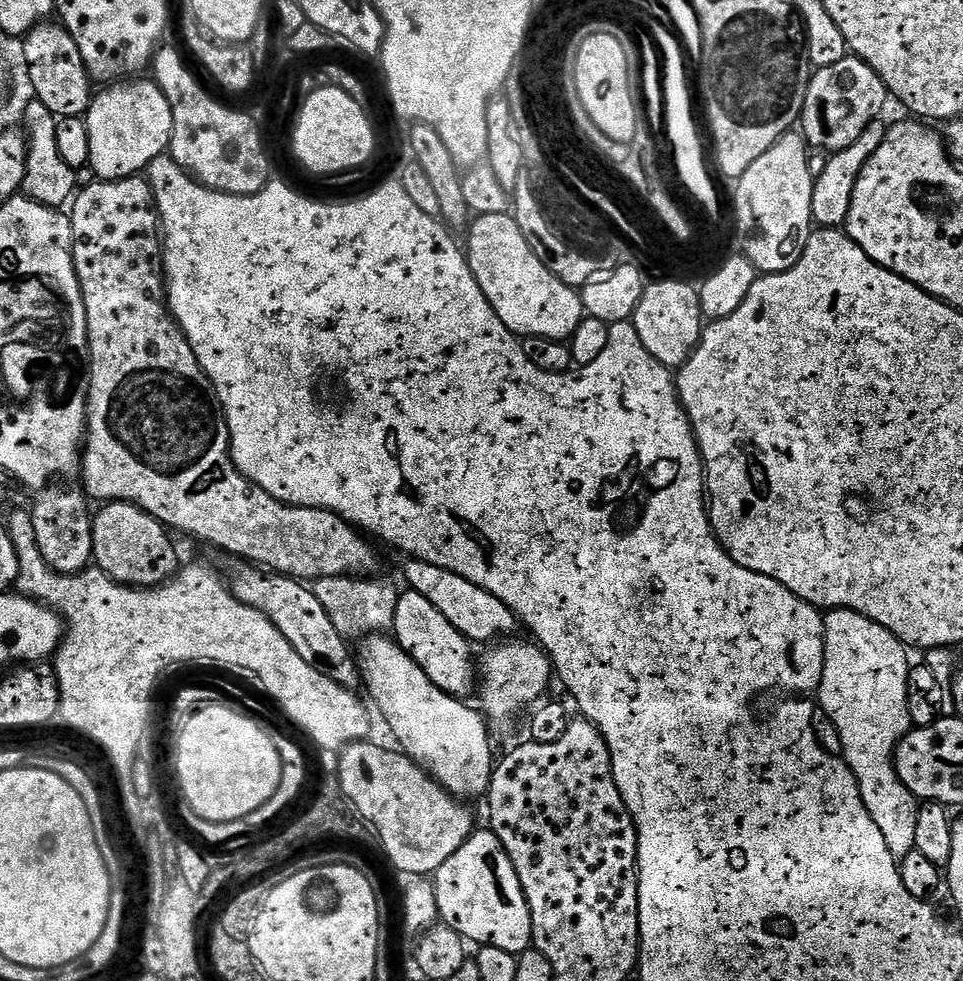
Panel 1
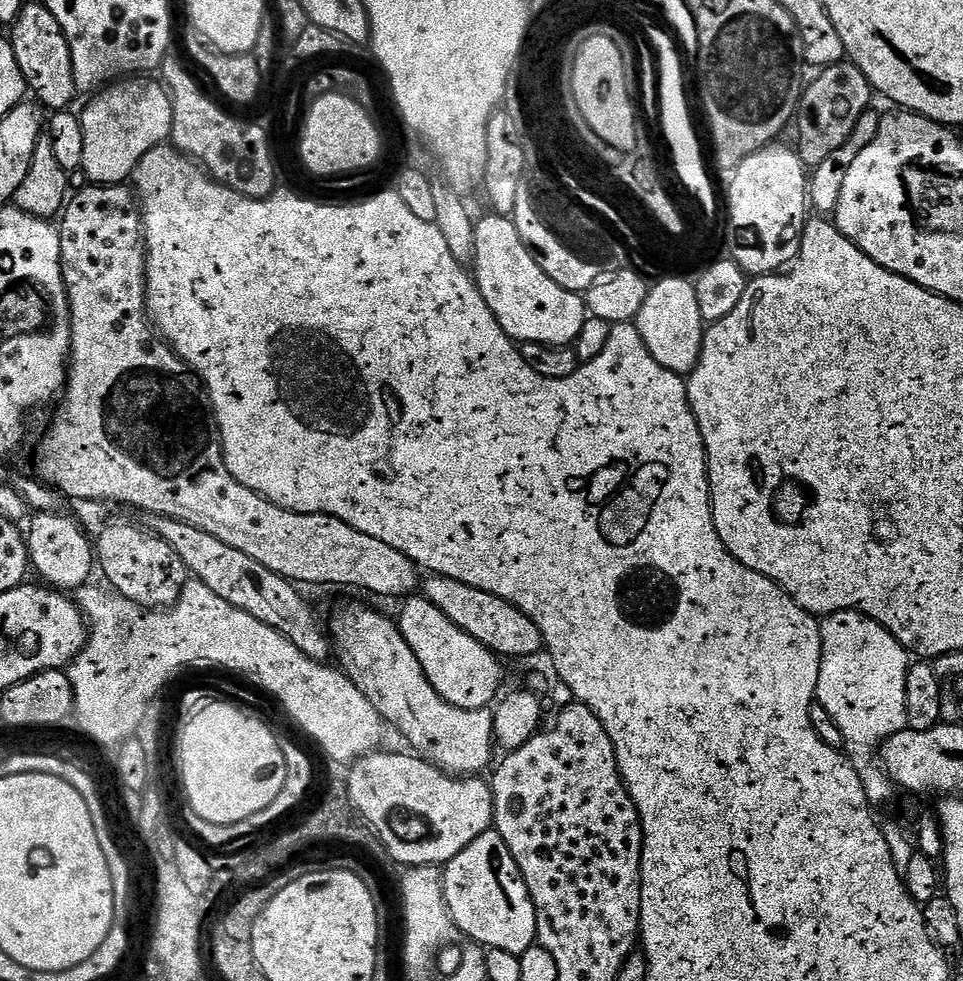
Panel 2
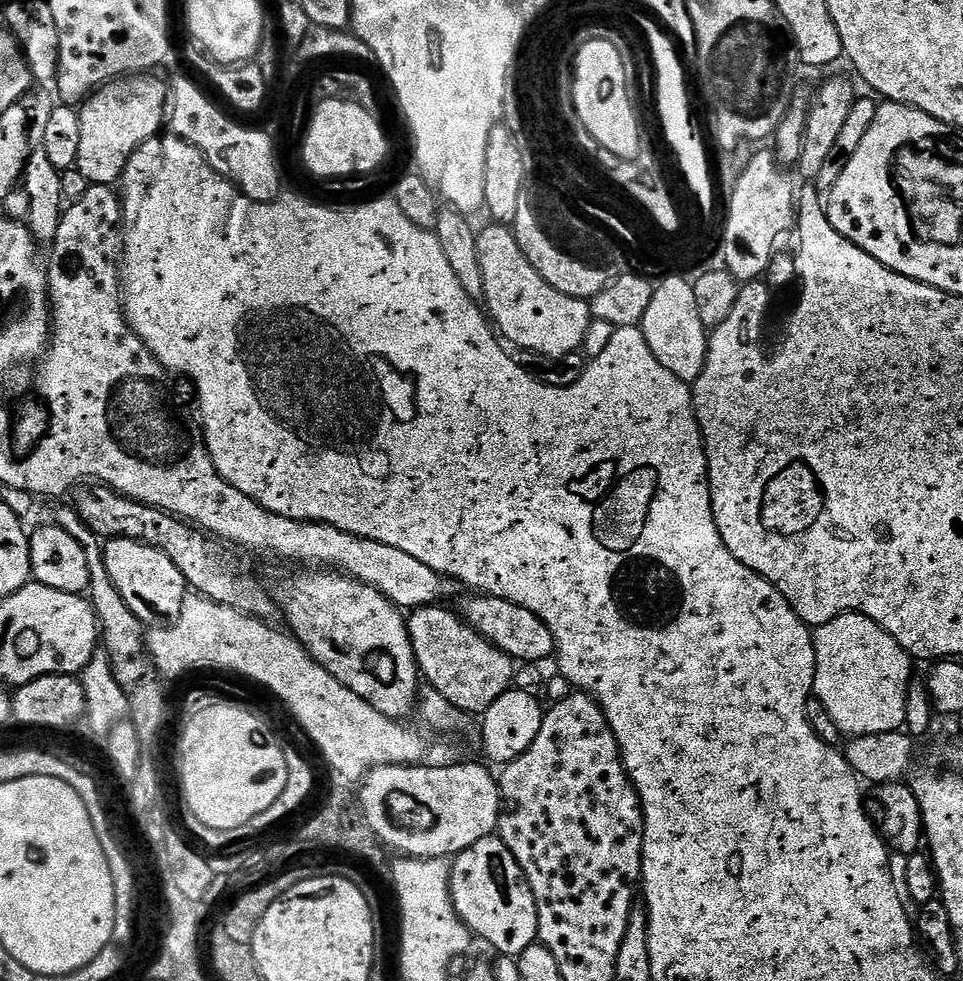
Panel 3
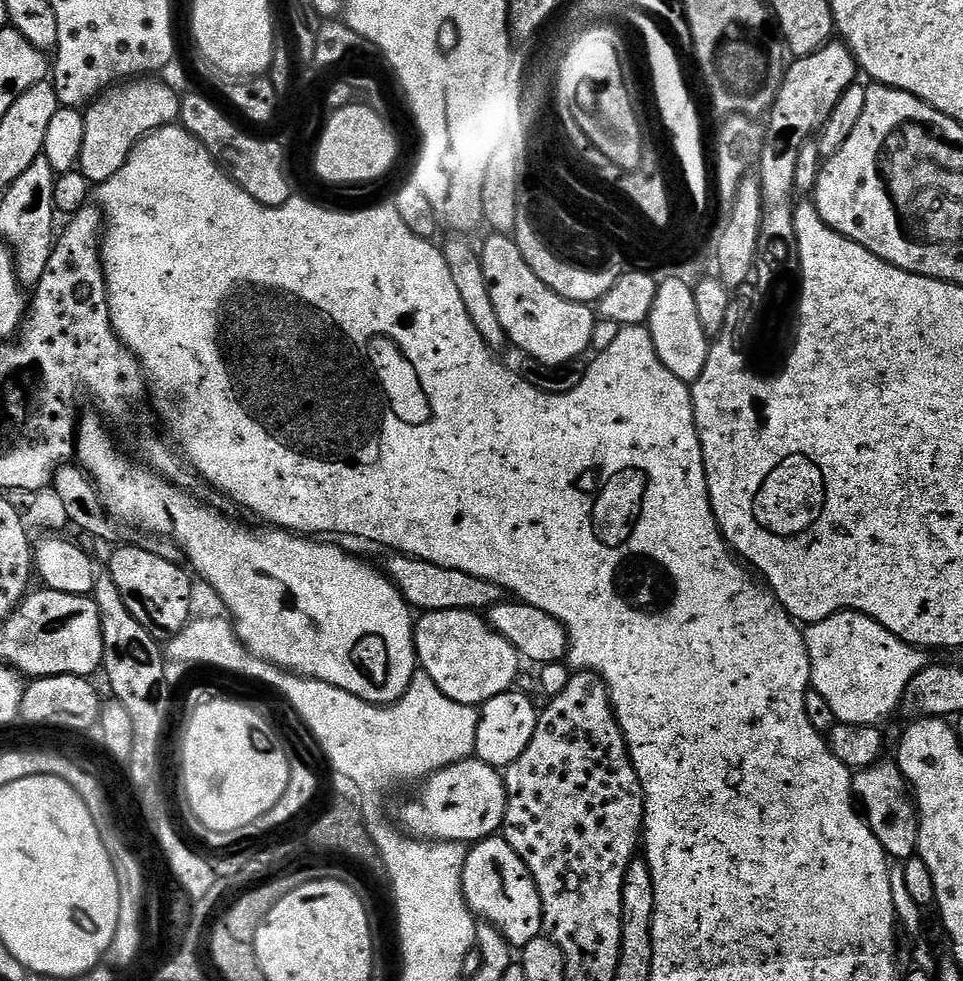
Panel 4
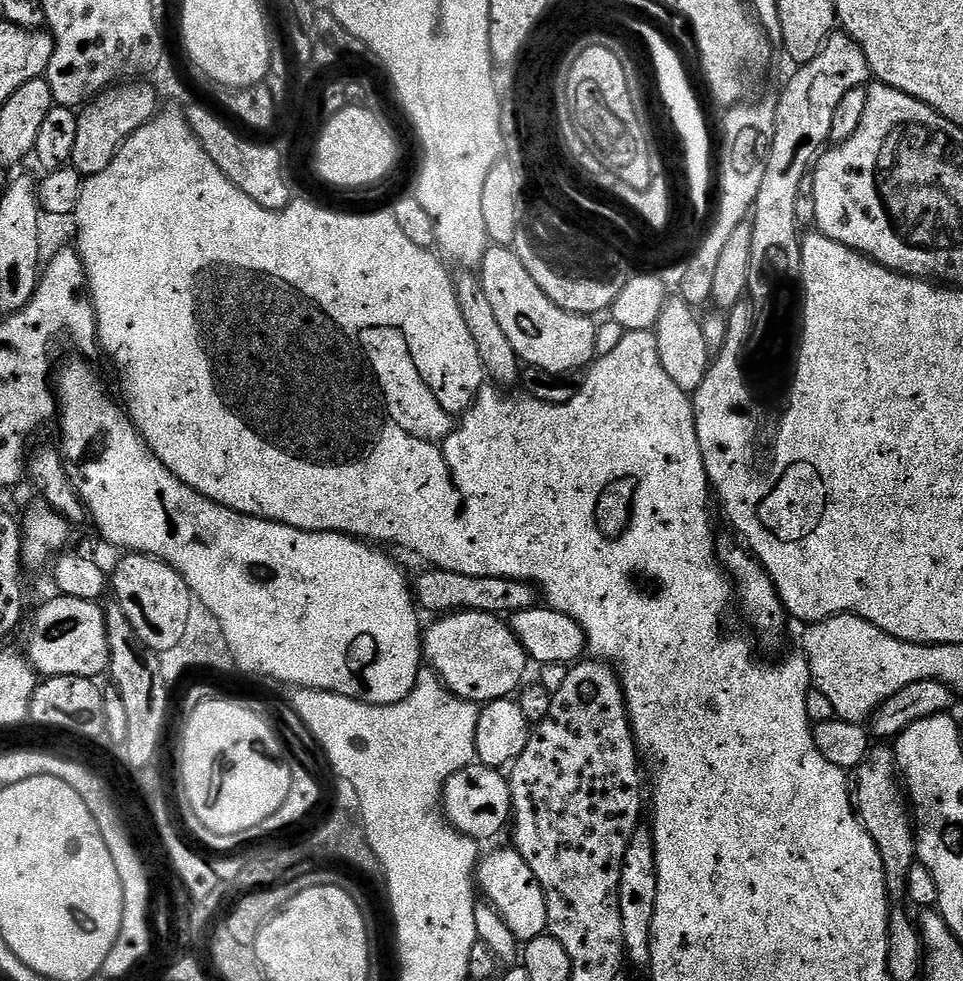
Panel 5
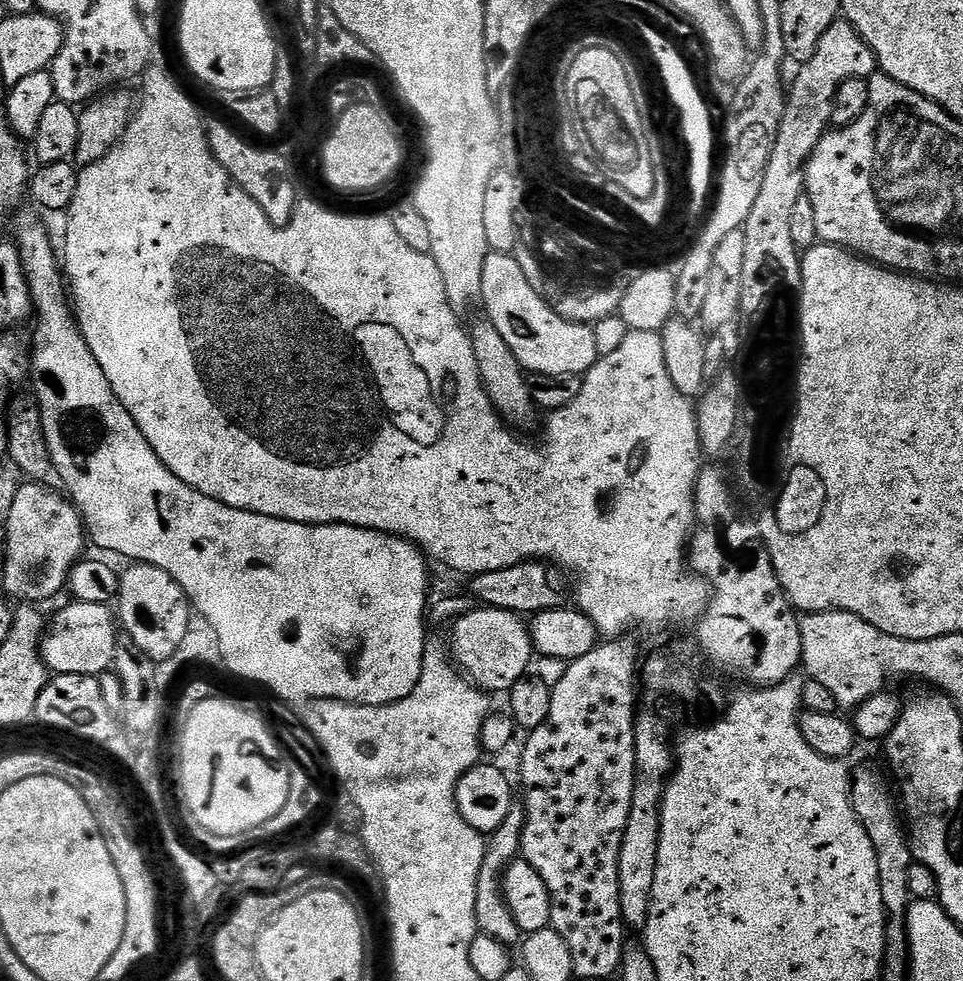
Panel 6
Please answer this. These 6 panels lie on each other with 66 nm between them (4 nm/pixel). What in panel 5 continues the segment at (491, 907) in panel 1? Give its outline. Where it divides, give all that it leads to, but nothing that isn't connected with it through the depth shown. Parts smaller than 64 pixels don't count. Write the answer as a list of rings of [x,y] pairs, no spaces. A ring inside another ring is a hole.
[[[515,847],[500,848],[481,859],[474,877],[483,899],[502,914],[506,926],[514,930],[516,939],[527,942],[545,935],[548,931],[548,911],[546,910],[546,894],[534,878],[534,870],[526,866],[526,858],[518,854]]]

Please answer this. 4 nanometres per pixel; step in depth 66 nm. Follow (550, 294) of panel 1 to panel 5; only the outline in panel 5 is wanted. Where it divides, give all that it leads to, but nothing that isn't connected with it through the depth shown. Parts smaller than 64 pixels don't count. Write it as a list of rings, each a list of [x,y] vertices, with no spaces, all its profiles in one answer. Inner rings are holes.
[[[489,247],[480,263],[478,275],[490,307],[498,318],[498,326],[502,326],[506,338],[510,338],[510,346],[514,346],[524,364],[533,364],[535,368],[551,372],[575,372],[593,363],[597,321],[592,321],[595,319],[591,315],[567,312],[554,306],[554,302],[542,294],[538,282],[530,278],[526,266],[522,266],[518,254],[511,247]]]

